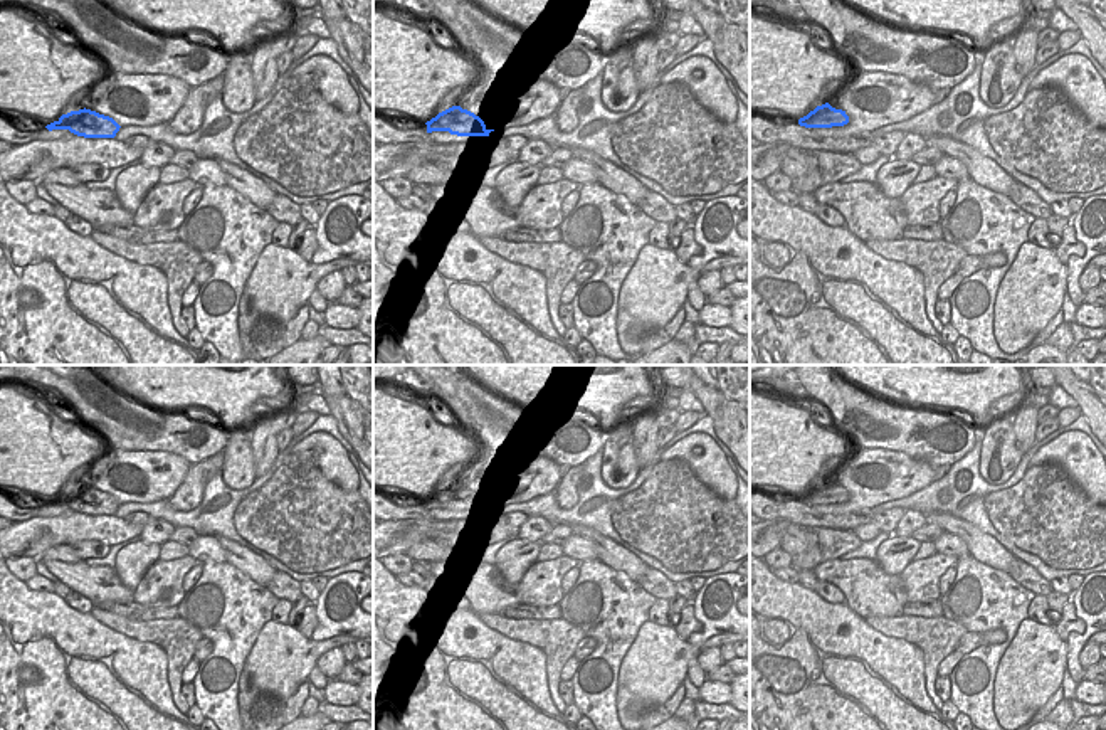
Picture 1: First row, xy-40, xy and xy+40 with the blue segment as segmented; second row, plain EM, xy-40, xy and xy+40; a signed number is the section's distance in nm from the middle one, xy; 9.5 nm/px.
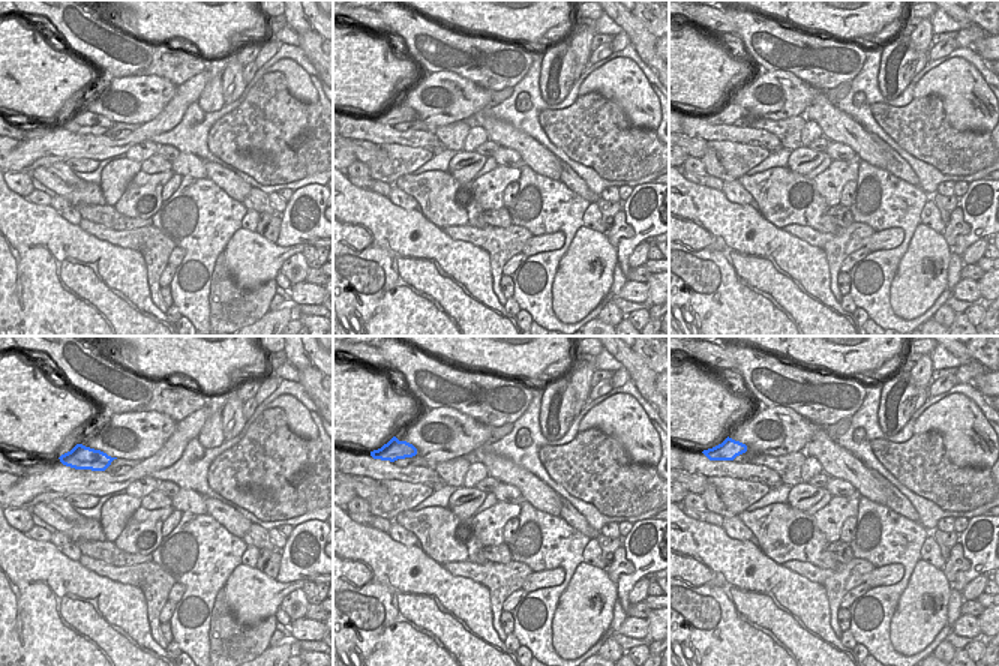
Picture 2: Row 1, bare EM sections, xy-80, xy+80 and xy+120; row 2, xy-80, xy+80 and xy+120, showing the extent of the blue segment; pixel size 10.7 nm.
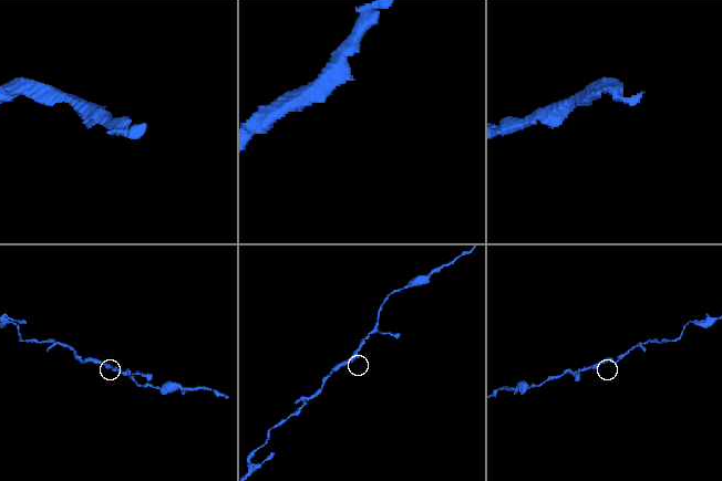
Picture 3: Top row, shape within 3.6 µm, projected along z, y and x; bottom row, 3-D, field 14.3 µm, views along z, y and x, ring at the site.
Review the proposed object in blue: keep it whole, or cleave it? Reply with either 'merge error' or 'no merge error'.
no merge error

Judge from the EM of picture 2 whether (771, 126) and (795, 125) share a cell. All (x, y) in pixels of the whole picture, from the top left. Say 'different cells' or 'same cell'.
same cell

